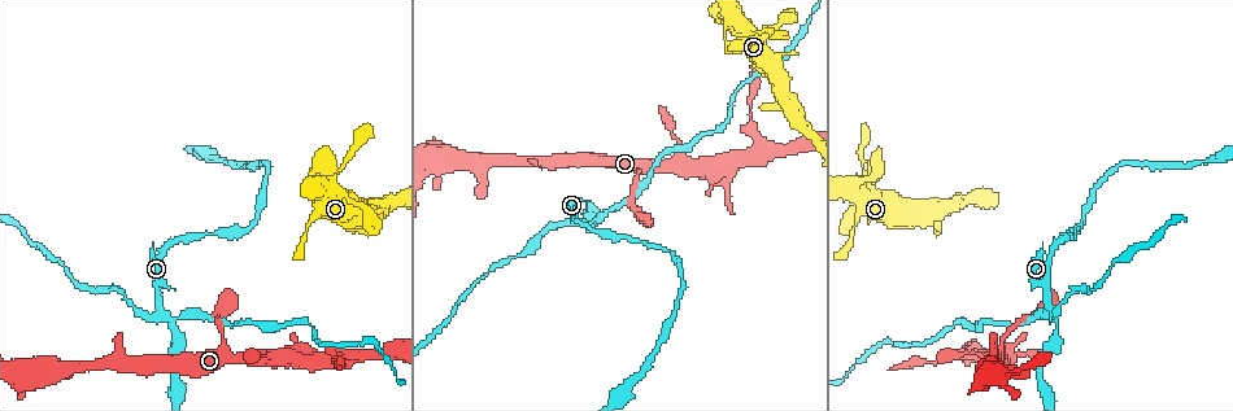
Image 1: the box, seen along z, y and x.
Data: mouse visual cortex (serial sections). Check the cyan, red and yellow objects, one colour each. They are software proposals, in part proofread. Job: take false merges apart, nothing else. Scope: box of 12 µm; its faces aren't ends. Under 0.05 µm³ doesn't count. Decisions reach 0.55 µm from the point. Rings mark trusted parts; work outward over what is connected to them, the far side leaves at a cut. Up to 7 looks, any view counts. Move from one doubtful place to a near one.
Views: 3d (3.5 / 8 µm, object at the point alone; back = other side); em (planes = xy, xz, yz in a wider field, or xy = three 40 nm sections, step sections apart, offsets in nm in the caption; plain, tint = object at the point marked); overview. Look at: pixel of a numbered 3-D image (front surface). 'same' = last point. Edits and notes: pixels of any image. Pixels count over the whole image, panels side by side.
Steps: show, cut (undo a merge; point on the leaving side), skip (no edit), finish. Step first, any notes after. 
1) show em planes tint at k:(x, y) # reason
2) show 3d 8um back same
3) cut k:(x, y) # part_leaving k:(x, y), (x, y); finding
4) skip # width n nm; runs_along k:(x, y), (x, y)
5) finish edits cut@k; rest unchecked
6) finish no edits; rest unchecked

show 3d 3.5um at 1:(1055, 320) # abrupt turn

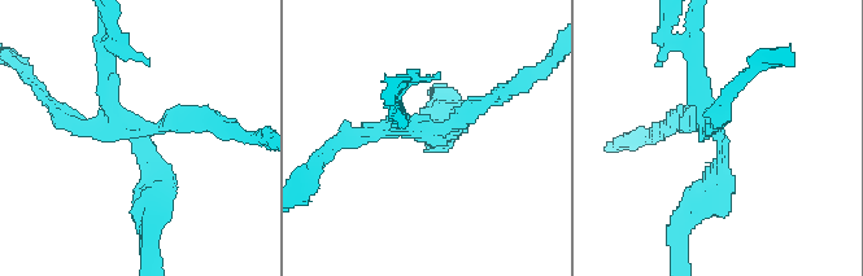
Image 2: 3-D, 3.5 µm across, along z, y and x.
show em xy step 1 tint at 2:(426, 126) # arms 4; arm_widths 150, 200, 200, 300 nm

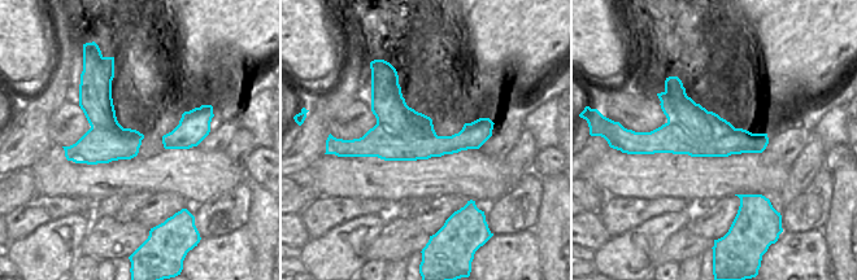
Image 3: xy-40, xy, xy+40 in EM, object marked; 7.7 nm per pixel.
cut 2:(53, 105) # part_leaving 2:(122, 125), (234, 128); a second cell is stuck on

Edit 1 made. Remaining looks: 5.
show overview # see it whole again

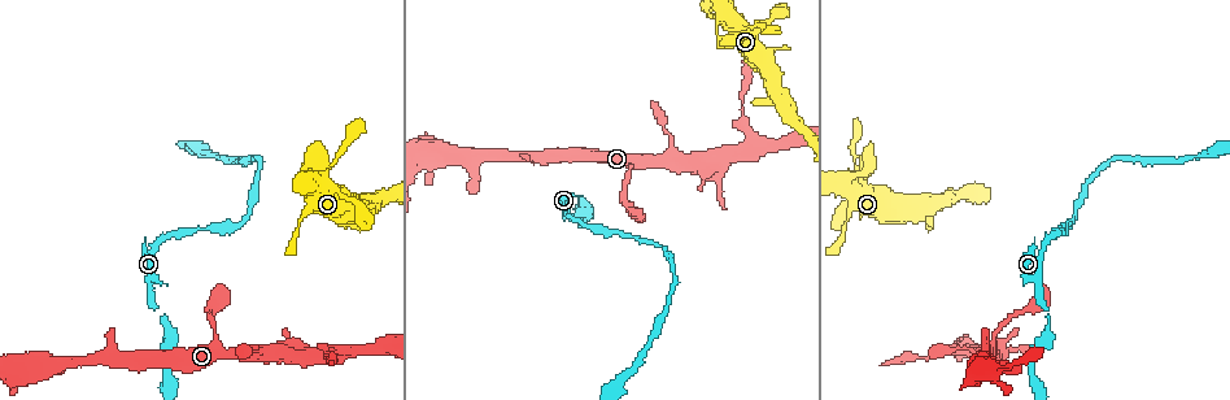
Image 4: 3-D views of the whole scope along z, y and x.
show 3d 3.5um at 4:(846, 180) # thin neck

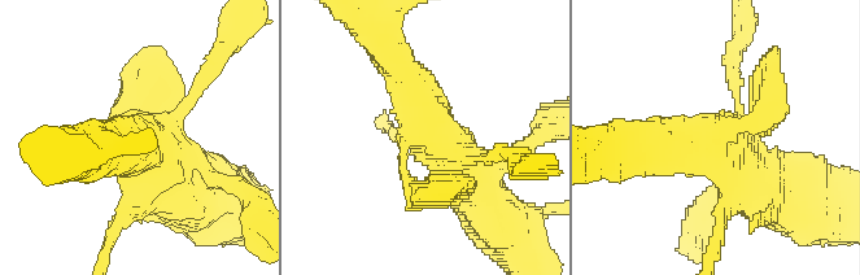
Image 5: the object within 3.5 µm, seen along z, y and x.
skip # arm_widths 150, 200, 350, 600 nm; runs_along 5:(175, 195), (112, 131), (129, 108); continuous, no second cell

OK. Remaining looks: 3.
show 3d 3.5um at 4:(301, 355) # branch point

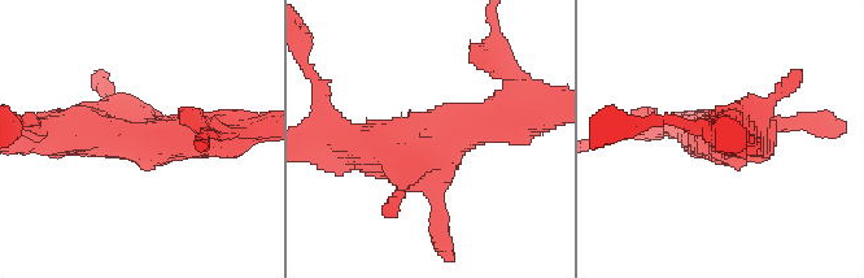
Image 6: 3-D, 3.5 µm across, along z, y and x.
show em planes tint at 6:(430, 156) # need the tissue

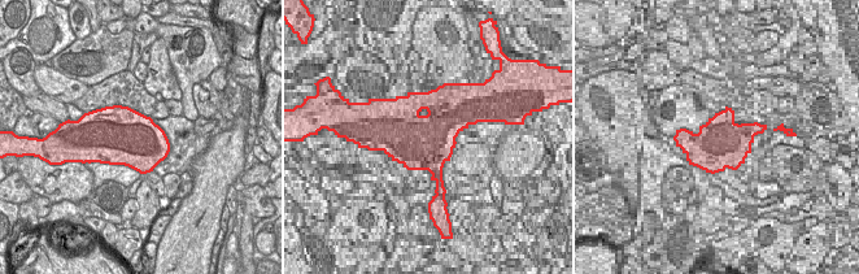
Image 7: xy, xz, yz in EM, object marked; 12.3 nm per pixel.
skip # runs_along 6:(345, 144), (428, 157), (505, 114); all the same cell

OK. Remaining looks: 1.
finish edits cut@2; rest unchecked

